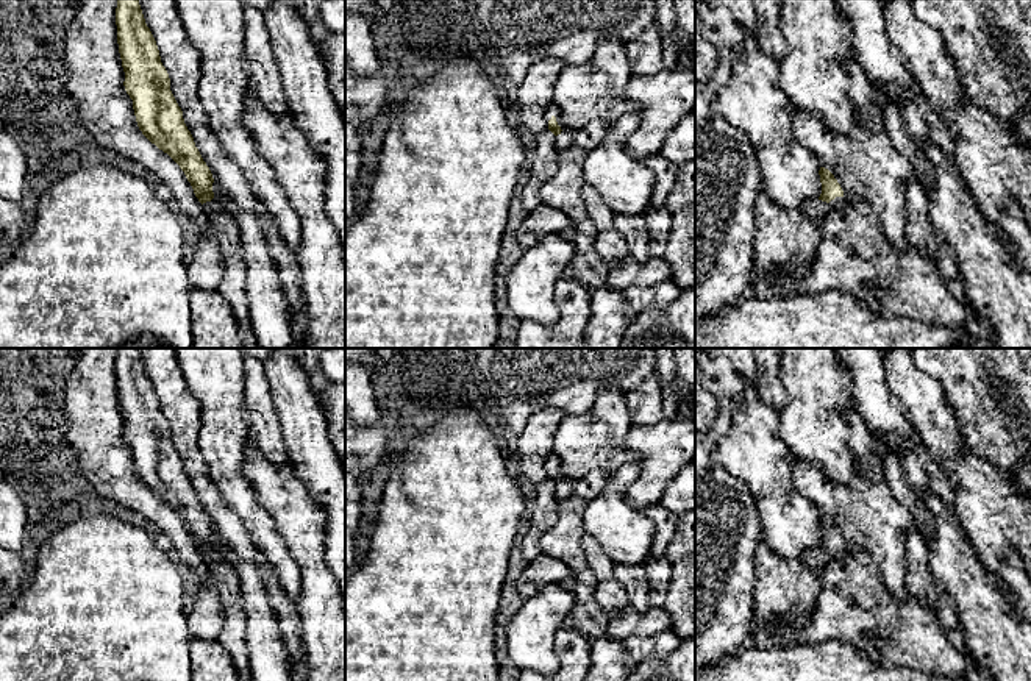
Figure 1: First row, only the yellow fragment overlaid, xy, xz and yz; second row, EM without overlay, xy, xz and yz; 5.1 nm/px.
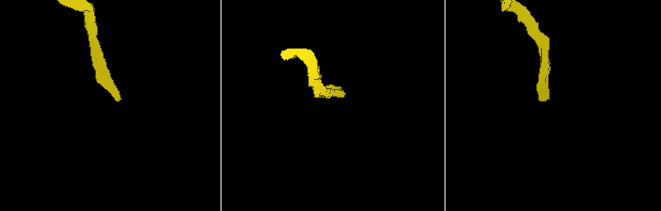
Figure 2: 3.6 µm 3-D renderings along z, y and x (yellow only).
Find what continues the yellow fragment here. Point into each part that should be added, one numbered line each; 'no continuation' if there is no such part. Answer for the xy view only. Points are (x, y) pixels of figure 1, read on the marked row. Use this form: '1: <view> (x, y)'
1: xy (233, 281)

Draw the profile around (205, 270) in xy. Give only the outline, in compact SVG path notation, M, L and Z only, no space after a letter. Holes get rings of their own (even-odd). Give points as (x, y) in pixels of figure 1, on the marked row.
M212 225L202 230L197 253L186 270L192 289L217 291L223 276L223 256Z

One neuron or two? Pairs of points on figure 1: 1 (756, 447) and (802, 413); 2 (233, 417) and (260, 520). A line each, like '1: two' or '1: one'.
1: two
2: one

